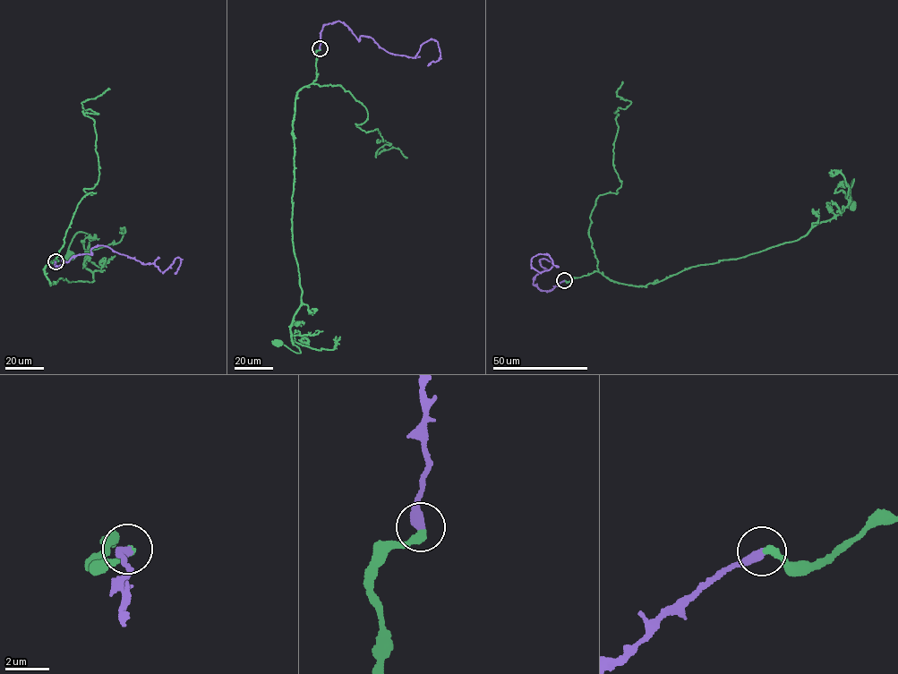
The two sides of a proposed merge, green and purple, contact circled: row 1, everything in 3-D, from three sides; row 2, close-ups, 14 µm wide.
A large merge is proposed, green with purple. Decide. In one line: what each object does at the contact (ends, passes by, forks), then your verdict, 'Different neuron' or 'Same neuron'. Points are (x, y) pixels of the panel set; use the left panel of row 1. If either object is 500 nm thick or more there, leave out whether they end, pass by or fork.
At the ring green ends. At the ring purple ends. Same neuron

